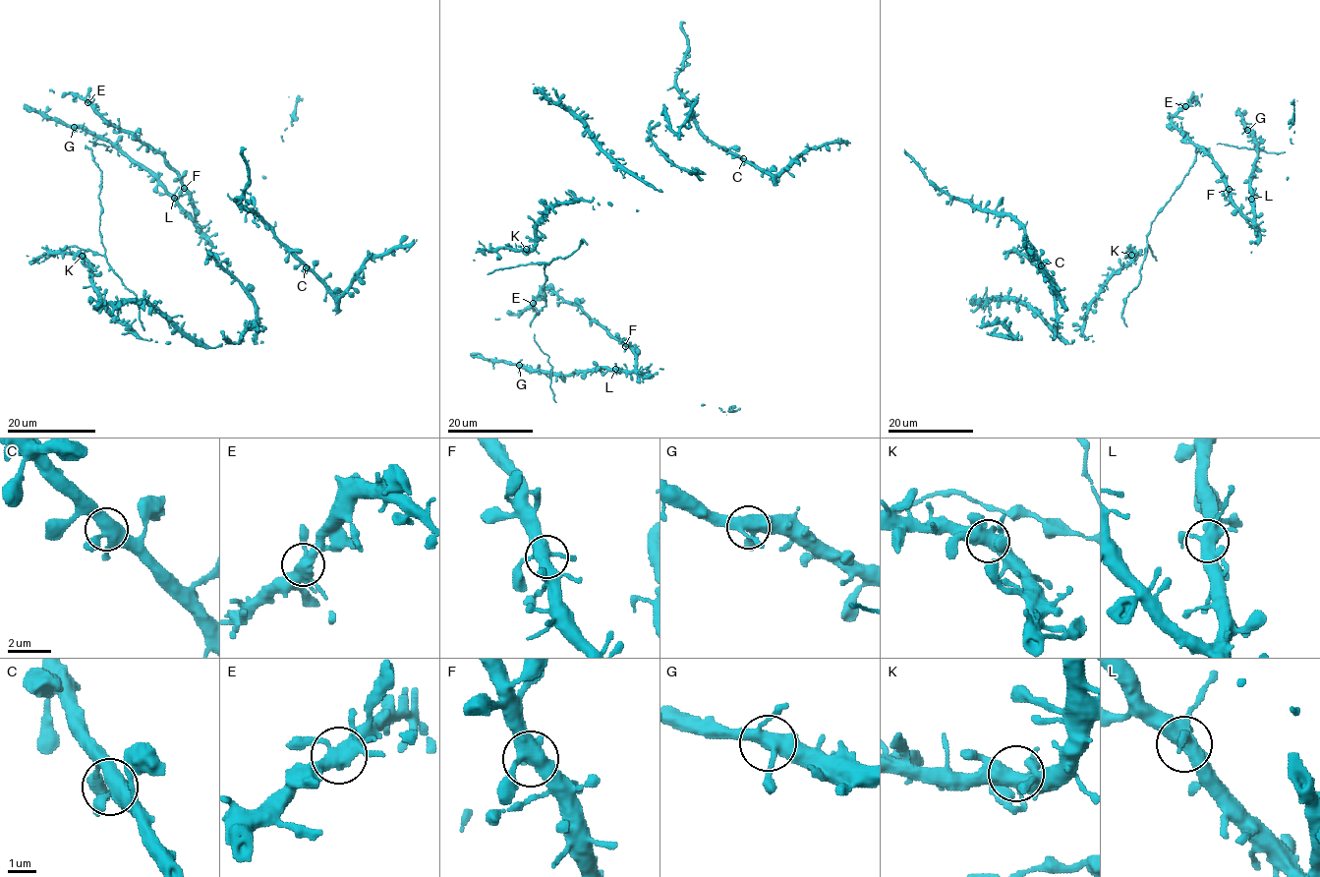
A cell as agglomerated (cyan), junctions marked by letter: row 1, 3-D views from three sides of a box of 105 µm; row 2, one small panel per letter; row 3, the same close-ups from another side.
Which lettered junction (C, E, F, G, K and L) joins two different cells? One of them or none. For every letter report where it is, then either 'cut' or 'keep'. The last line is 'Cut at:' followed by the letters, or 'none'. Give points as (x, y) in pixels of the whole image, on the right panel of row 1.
C: place (1041, 265); keep
E: place (1185, 106); keep
F: place (1229, 189); keep
G: place (1247, 130); keep
K: place (1131, 255); keep
L: place (1251, 199); keep
Cut at: none

